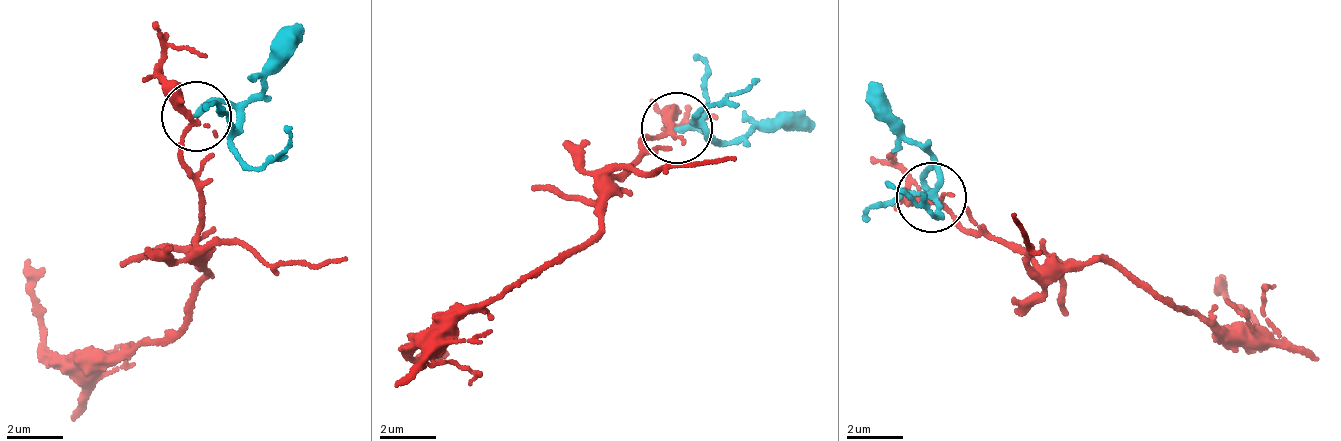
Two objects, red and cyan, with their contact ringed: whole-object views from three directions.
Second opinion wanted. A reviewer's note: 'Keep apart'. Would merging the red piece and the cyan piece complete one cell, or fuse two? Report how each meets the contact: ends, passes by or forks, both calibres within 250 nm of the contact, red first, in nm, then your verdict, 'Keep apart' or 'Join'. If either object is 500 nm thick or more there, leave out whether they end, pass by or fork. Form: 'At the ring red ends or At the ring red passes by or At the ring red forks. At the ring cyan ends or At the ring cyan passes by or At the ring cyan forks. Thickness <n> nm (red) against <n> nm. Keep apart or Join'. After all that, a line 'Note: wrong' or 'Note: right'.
At the ring red passes by. At the ring cyan ends. Thickness 220 nm (red) against 200 nm. Keep apart
Note: right

